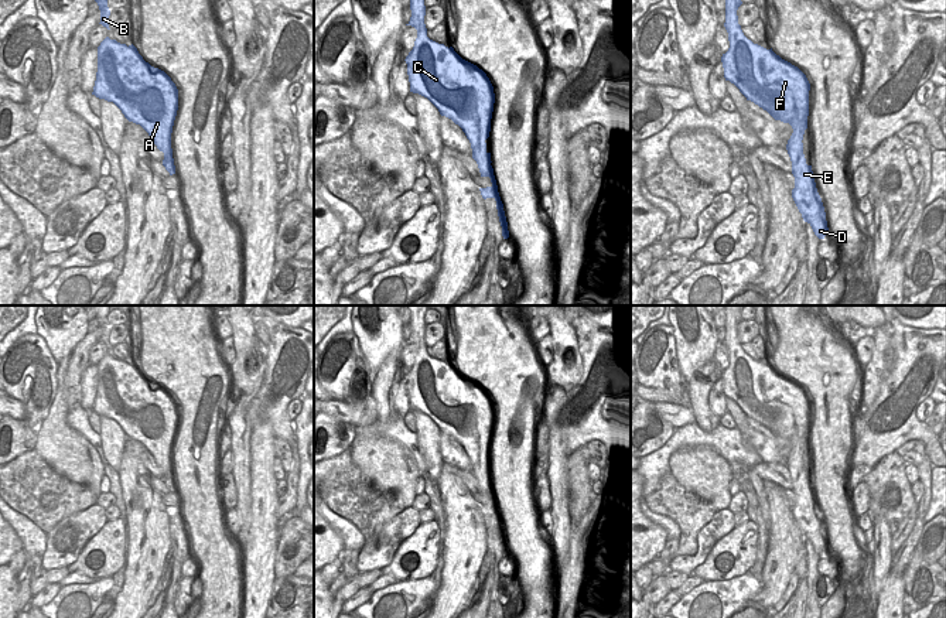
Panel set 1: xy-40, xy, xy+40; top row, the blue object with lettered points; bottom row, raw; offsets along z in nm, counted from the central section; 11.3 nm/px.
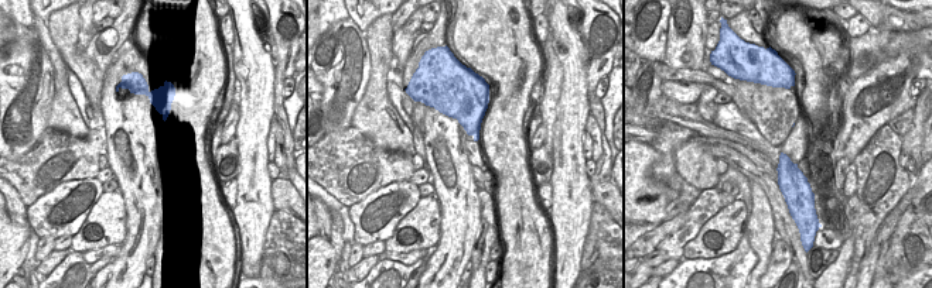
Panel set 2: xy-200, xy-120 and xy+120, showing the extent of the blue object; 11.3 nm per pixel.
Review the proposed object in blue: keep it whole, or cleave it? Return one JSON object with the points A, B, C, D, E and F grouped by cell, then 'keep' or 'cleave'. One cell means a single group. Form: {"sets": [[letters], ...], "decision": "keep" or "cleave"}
{"sets": [["A", "B", "C", "D", "E", "F"]], "decision": "keep"}

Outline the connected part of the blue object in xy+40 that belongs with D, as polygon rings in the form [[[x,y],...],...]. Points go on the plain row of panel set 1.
[[[724,305],[725,339],[730,365],[721,373],[724,395],[734,400],[747,417],[766,427],[775,437],[793,445],[786,467],[792,478],[795,505],[792,515],[819,556],[830,552],[822,515],[812,482],[803,471],[803,451],[807,445],[809,407],[806,392],[790,379],[748,356],[738,341],[737,327],[742,321],[742,305]]]

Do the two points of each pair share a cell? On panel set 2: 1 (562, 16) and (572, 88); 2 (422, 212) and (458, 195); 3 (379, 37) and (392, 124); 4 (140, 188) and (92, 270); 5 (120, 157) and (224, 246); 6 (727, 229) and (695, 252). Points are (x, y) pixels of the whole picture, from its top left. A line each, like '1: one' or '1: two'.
1: one
2: two
3: one
4: two
5: two
6: one

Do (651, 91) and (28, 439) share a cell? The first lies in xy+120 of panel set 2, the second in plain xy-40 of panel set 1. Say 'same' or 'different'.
same

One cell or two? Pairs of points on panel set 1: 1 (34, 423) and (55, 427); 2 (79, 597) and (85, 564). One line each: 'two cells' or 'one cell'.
1: two cells
2: two cells

